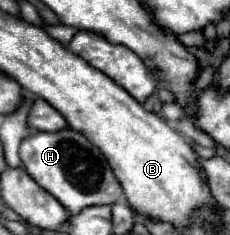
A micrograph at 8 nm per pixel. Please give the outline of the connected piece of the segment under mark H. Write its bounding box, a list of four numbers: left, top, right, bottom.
[19,128,121,214]

